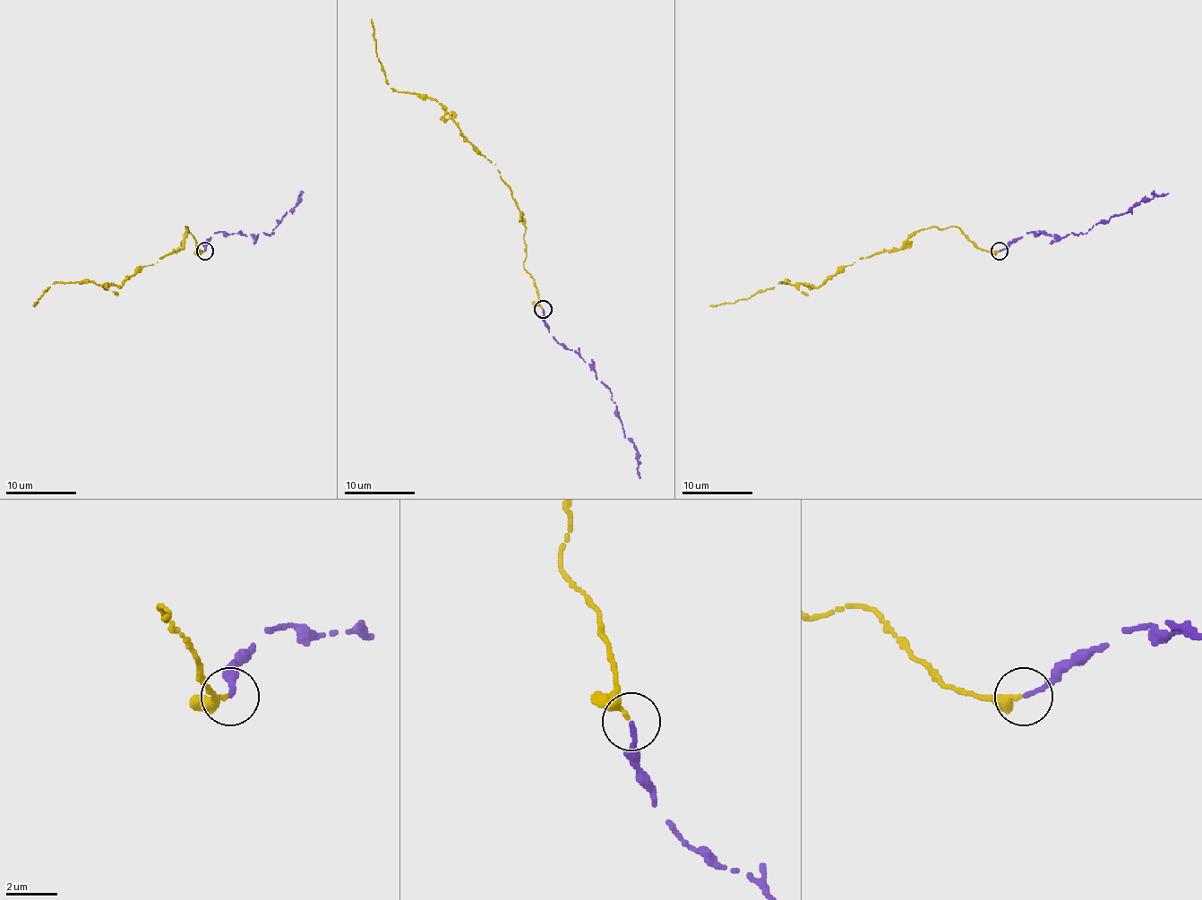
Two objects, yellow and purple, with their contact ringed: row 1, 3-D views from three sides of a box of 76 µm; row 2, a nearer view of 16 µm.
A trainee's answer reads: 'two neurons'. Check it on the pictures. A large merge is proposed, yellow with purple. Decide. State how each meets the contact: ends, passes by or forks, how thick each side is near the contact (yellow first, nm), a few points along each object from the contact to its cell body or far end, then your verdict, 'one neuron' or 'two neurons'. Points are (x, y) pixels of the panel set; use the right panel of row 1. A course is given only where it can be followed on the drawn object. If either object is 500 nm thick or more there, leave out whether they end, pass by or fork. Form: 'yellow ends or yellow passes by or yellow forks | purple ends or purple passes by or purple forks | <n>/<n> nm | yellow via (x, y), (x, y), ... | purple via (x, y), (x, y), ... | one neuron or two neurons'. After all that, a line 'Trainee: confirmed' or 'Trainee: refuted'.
yellow passes by | purple ends | 190/180 nm | yellow via (999, 251), (977, 248), (957, 227), (930, 227), (900, 249), (845, 265), (824, 283), (786, 281), (709, 306) | purple via (999, 251), (1031, 232), (1064, 237), (1086, 234), (1093, 225), (1168, 192) | one neuron
Trainee: refuted

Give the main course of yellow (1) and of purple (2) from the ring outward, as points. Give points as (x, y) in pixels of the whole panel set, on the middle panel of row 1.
1: (541, 309), (524, 266), (526, 220), (511, 190), (495, 164), (435, 100), (388, 84), (372, 19)
2: (543, 309), (543, 321), (555, 340), (589, 364), (596, 380), (612, 395), (624, 438), (633, 443), (640, 478)

